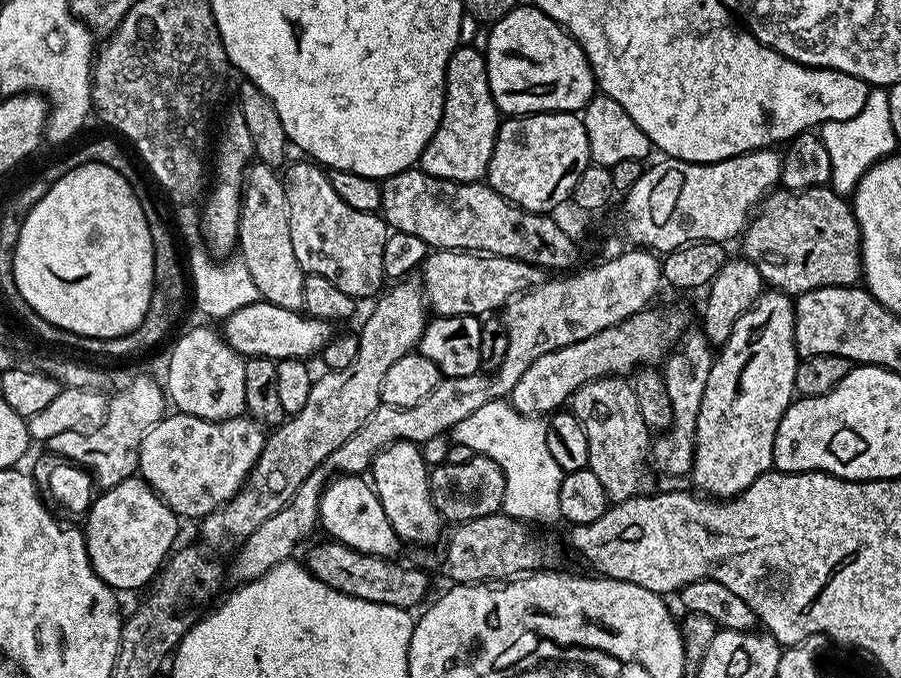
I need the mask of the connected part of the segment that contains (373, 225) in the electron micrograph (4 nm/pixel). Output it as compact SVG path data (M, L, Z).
M315 162L304 163L308 164L289 163L282 176L286 202L290 202L290 238L294 241L294 258L298 258L304 273L330 278L330 282L346 294L357 298L375 297L386 284L382 249L390 231L388 225L375 212L346 206L346 202L338 198L334 186L330 186L328 172Z

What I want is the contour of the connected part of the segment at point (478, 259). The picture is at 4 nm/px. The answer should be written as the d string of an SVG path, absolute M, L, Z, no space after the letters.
M437 248L418 269L427 307L436 316L487 317L503 309L509 300L537 288L546 279L545 269L518 258L495 256L489 252L461 252L455 248Z

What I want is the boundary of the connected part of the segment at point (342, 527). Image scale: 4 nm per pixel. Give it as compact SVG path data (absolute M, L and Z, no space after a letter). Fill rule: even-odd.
M340 474L333 477L320 496L319 525L329 532L331 539L347 548L371 556L399 557L402 541L386 516L386 510L371 483L358 474Z

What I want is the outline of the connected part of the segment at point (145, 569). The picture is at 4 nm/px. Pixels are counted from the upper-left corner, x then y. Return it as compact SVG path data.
M139 475L118 482L118 486L113 488L103 489L93 499L92 507L88 509L84 522L82 531L92 568L98 574L98 578L102 578L102 582L106 582L113 590L119 590L121 593L128 592L131 588L143 589L151 585L177 543L176 535L180 532L181 524L176 513L170 510L170 506L166 506L162 497L145 480L140 479Z

